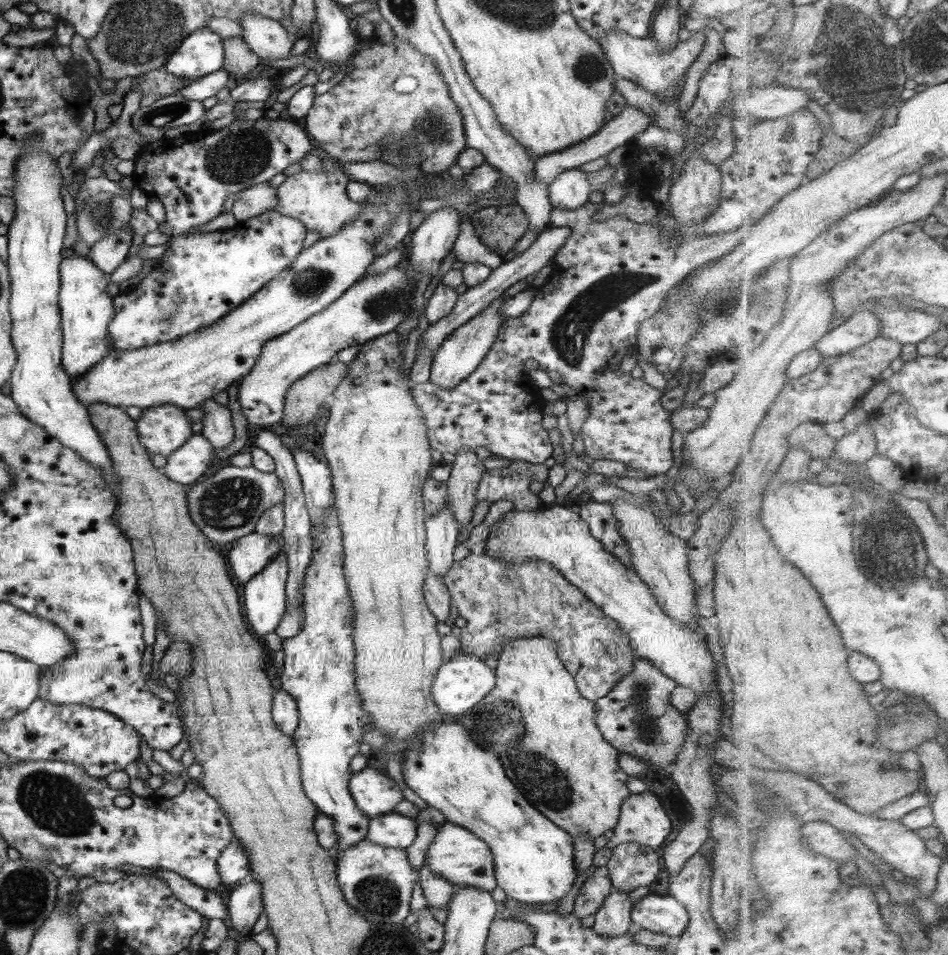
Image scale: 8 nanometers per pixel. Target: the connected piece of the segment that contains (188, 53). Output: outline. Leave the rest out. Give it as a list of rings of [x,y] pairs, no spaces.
[[[204,27],[187,36],[167,57],[163,69],[183,79],[200,79],[224,67],[223,37]]]

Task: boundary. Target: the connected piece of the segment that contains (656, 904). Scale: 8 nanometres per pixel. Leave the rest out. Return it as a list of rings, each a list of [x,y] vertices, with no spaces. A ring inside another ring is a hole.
[[[649,892],[633,904],[631,920],[642,929],[678,938],[689,921],[688,911],[673,896]]]

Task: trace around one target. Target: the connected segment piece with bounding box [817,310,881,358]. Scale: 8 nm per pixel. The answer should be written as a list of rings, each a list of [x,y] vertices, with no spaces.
[[[860,311],[839,327],[832,329],[817,347],[824,356],[848,355],[880,337],[881,320],[873,311]]]

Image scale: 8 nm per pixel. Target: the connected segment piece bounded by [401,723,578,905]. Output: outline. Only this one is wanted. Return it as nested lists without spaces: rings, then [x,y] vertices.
[[[440,723],[421,745],[412,747],[401,762],[402,776],[410,790],[426,802],[428,807],[437,808],[447,820],[470,830],[481,838],[494,855],[494,870],[497,886],[508,897],[527,905],[546,904],[560,900],[570,894],[577,877],[573,839],[568,832],[544,816],[518,790],[517,785],[506,776],[504,765],[496,751],[478,746],[462,723]]]

